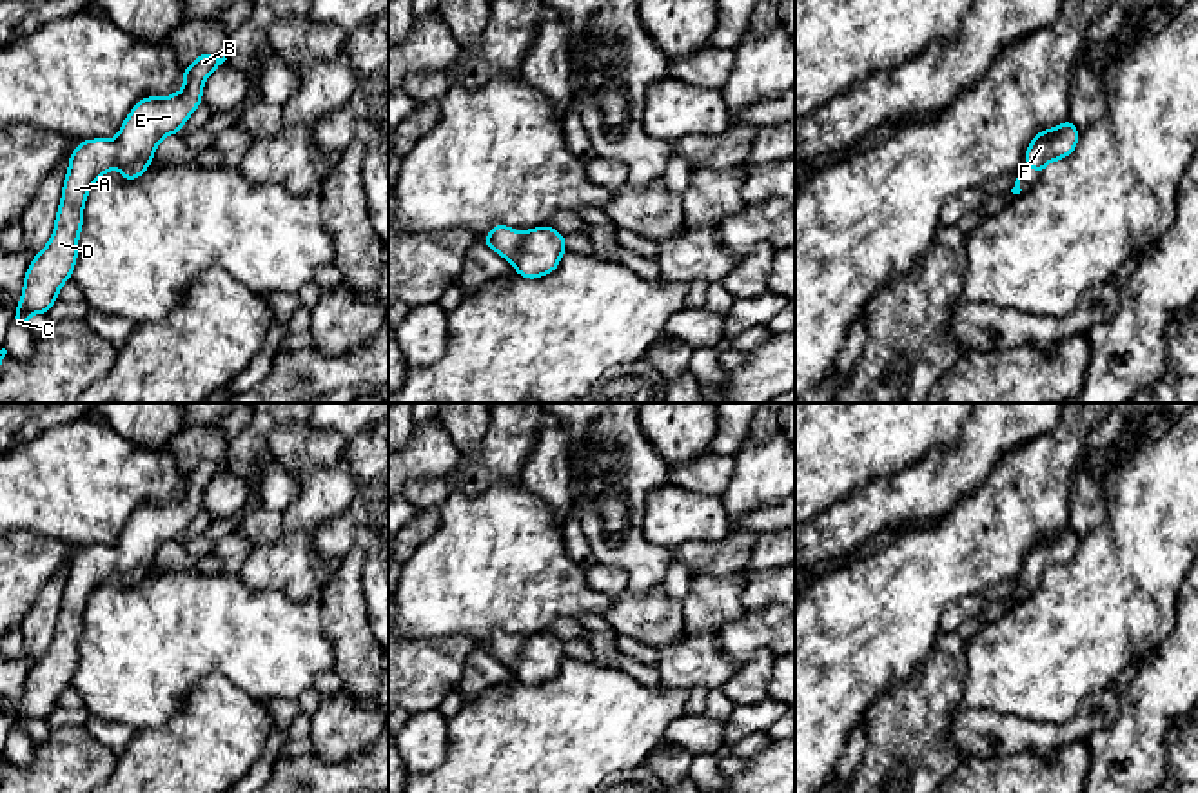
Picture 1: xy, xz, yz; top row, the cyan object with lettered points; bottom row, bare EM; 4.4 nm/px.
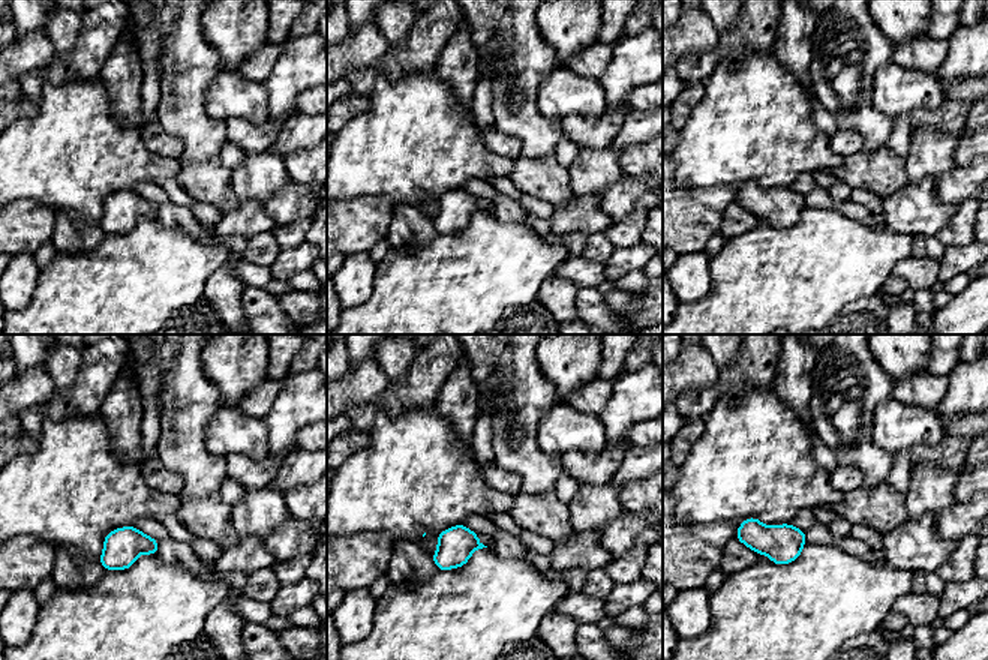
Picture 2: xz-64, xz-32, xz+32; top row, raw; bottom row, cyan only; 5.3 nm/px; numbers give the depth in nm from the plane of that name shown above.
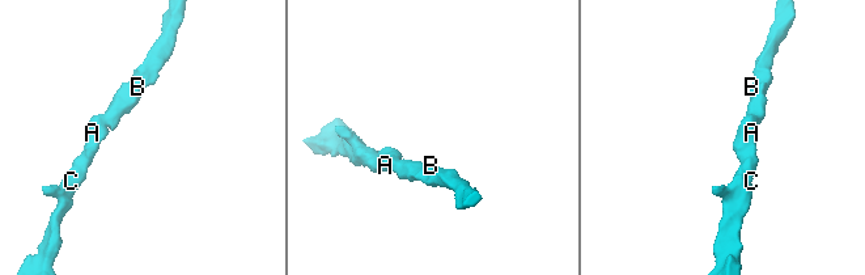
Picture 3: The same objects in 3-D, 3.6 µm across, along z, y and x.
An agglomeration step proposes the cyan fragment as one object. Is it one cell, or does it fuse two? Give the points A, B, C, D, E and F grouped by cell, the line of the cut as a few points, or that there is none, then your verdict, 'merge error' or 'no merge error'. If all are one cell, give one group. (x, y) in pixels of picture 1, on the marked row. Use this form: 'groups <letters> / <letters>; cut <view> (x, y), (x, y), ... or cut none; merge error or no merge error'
groups A B C D E F; cut none; no merge error

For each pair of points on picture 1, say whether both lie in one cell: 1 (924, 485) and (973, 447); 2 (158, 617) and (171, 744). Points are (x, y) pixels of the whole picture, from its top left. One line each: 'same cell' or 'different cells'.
1: same cell
2: different cells

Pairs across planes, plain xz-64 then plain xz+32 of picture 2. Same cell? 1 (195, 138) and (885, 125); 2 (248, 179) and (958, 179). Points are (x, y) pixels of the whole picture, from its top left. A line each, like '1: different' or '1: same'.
1: same
2: different

